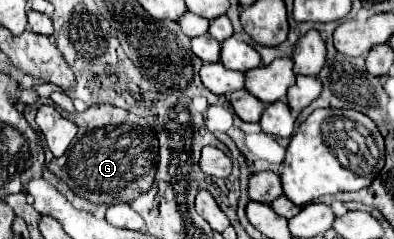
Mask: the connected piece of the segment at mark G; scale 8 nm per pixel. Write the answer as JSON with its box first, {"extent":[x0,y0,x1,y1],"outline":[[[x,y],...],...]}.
{"extent":[47,106,159,206],"outline":[[[91,106],[81,114],[69,114],[79,132],[75,142],[61,158],[47,162],[47,168],[59,176],[79,196],[97,206],[131,202],[153,186],[159,144],[149,122],[115,106]]]}

